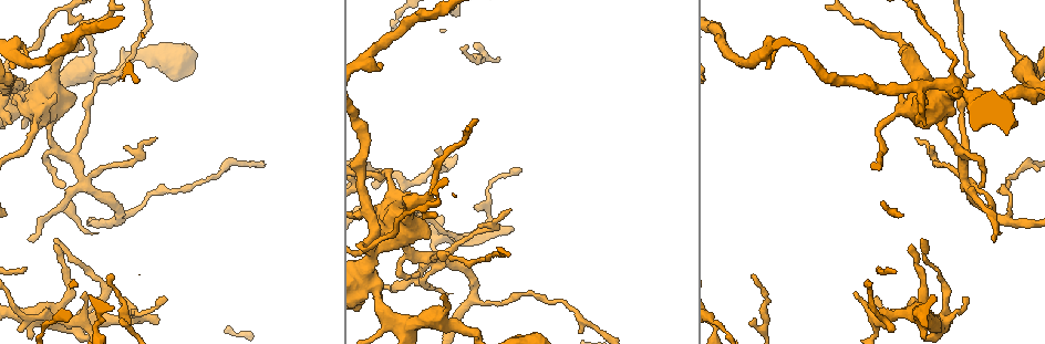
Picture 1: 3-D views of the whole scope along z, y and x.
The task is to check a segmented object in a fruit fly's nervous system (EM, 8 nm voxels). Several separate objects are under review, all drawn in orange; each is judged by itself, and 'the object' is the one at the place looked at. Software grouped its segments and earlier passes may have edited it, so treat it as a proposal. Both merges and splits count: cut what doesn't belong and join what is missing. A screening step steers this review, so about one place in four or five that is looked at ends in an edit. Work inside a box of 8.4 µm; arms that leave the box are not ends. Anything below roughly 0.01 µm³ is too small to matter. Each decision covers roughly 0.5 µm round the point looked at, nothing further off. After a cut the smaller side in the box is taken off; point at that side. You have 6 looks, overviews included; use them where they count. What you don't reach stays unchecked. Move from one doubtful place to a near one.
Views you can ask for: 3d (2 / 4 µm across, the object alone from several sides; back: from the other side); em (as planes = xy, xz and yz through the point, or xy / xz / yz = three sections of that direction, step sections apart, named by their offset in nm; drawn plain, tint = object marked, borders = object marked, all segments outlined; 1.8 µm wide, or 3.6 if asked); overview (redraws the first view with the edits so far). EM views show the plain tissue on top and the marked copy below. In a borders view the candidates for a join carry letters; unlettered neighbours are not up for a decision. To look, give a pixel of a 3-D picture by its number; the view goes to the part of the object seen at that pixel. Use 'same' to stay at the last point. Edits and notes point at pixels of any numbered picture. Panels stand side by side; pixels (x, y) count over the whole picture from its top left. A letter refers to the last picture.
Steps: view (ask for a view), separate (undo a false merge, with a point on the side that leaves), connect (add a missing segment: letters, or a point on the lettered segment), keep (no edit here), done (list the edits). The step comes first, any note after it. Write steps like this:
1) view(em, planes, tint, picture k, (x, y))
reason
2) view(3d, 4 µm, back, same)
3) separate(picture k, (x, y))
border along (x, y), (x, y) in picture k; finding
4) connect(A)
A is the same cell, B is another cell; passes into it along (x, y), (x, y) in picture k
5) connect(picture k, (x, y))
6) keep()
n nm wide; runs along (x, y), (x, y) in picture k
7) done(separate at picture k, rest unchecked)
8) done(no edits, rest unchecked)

view(em, xz, step 4, borders, picture 1, (23, 125))
thick end

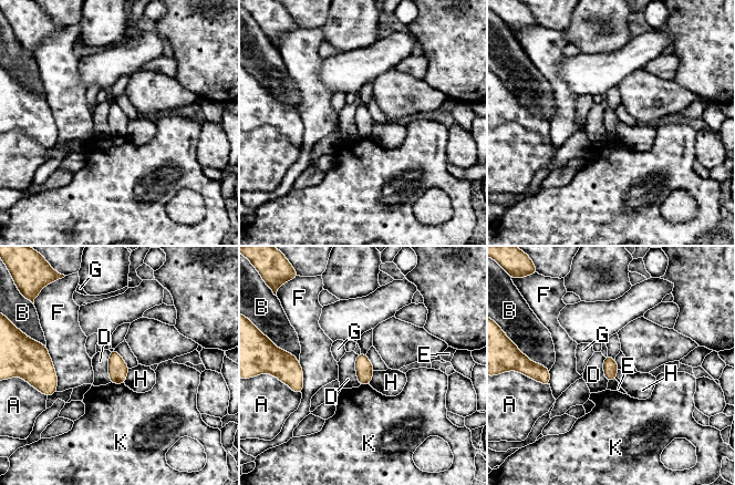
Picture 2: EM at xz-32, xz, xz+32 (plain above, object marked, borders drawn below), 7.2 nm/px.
keep()
A, B, D, E, F, G, H and K are other cells; border along (130, 369), (124, 383) in picture 2; none of them fits

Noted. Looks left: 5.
view(em, planes, borders, picture 1, (923, 251))
closes a loop

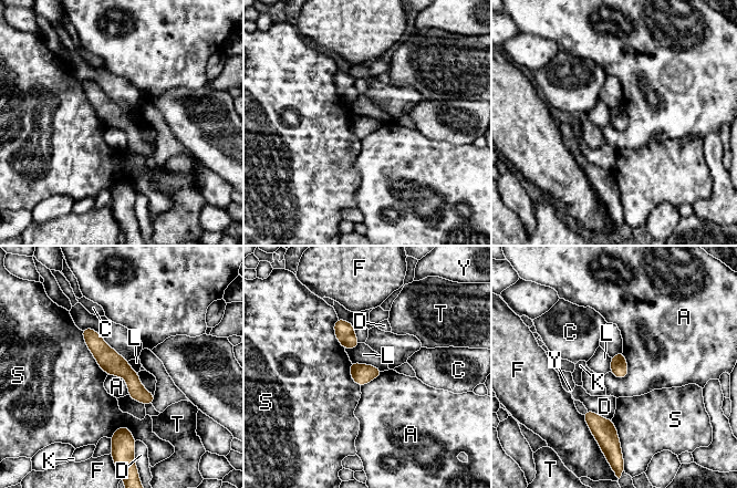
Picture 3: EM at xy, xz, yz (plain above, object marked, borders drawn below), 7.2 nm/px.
keep()
A, C, D, F, K, L, S, T and Y are other cells; runs along (85, 331), (151, 401) in picture 3; continuous, no second cell

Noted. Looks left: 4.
view(3d, 2 µm, picture 1, (158, 322))
branch stops here

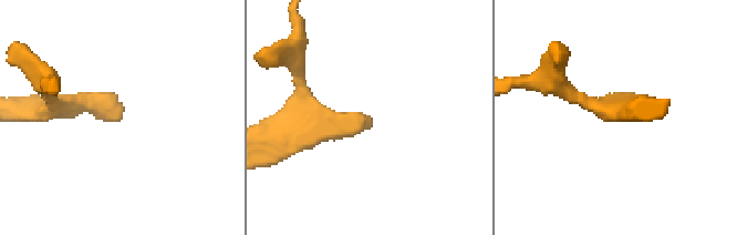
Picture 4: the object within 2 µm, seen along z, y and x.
view(em, planes, tint, picture 4, (364, 115))

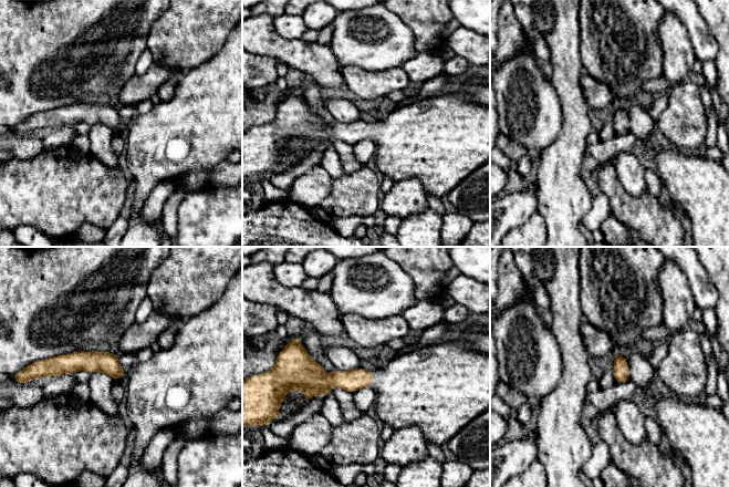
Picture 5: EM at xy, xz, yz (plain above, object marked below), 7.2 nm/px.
view(em, planes, borders, same)

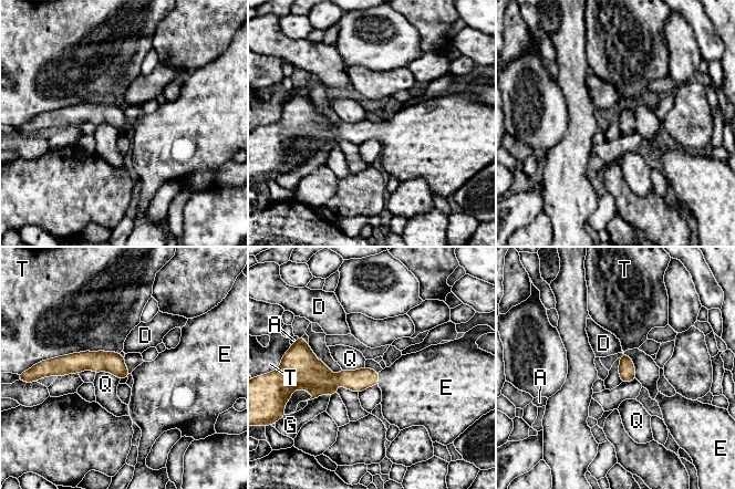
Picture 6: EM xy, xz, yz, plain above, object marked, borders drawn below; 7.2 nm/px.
connect(E)
E is the same cell, A, D, G, Q and T are other cells; passes into it along (356, 381), (379, 378), (412, 387) in picture 6; the cell continues

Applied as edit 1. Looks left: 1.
done(connect at picture 6, rest unchecked)

